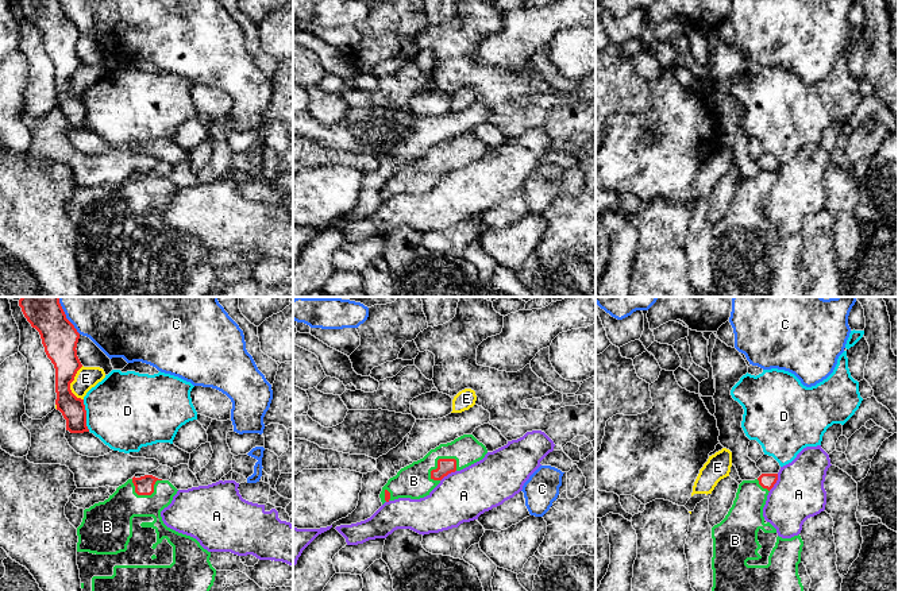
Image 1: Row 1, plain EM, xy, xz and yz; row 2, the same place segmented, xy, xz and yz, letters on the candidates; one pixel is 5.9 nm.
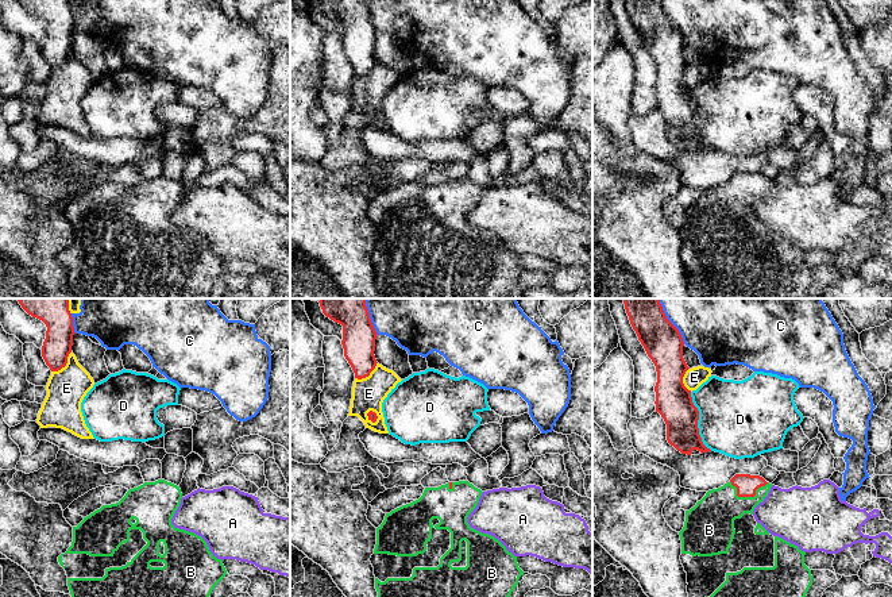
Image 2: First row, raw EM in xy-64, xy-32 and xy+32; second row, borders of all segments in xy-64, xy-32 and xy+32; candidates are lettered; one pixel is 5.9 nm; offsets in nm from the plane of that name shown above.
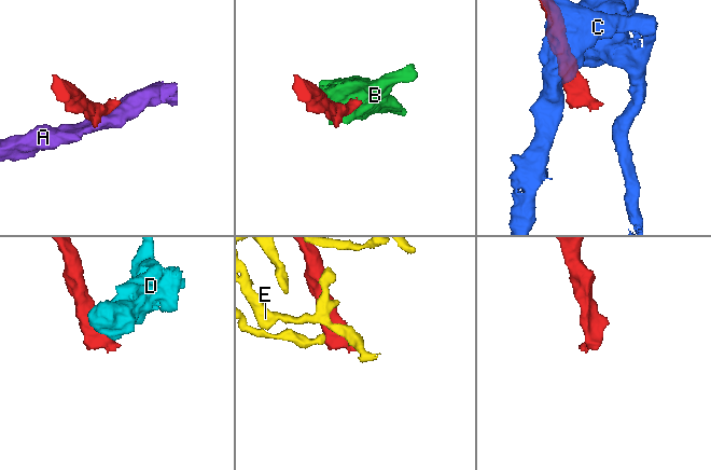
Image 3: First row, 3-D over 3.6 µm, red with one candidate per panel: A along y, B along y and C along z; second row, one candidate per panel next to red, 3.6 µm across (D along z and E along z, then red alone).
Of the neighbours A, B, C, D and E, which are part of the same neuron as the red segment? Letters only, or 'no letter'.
B

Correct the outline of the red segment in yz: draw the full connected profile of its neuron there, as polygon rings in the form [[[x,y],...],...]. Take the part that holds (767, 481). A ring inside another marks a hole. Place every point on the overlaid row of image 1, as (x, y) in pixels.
[[[762,474],[755,480],[743,480],[728,514],[712,528],[712,591],[803,591],[798,575],[803,546],[801,536],[782,538],[763,517],[767,495],[776,480],[778,474]]]

